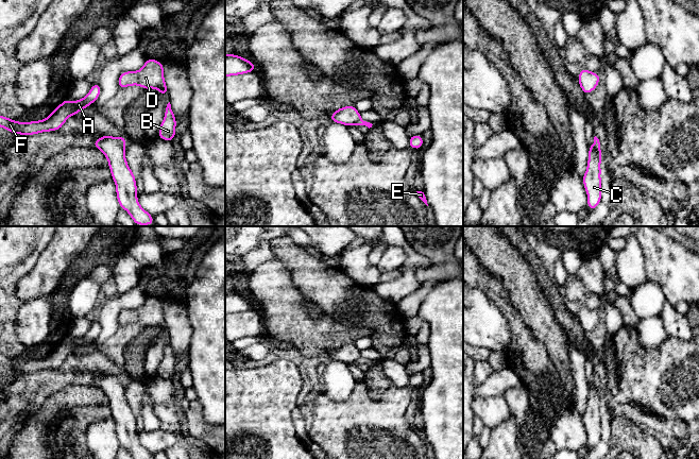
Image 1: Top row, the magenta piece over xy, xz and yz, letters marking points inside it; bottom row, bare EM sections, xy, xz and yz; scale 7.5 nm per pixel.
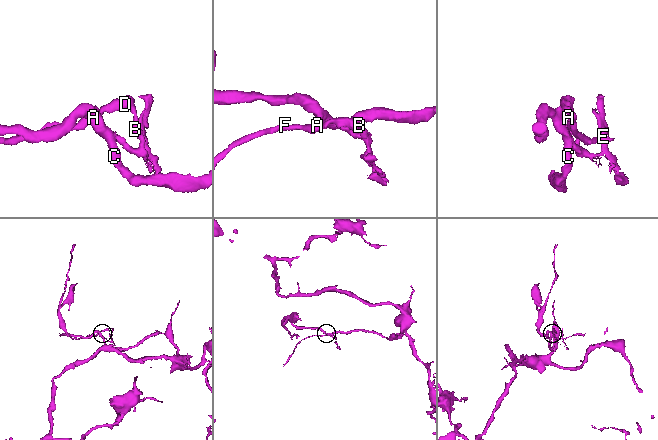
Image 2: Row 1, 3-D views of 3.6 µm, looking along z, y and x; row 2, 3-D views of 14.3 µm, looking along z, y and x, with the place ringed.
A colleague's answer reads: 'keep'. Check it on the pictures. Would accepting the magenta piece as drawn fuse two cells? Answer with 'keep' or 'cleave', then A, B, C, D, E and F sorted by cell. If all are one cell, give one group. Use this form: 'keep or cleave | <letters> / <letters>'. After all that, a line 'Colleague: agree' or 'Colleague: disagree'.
cleave | A B D E F / C
Colleague: disagree

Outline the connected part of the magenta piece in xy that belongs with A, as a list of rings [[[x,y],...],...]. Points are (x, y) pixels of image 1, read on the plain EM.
[[[96,320],[85,336],[70,340],[65,337],[62,342],[54,346],[51,353],[39,359],[18,360],[0,353],[0,366],[8,370],[20,373],[33,373],[41,370],[58,369],[65,359],[72,353],[79,353],[79,350],[91,343],[101,332],[101,325]]]

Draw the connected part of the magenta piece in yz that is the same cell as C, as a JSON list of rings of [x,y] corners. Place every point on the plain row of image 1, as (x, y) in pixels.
[[[593,381],[589,385],[589,397],[586,410],[582,414],[583,423],[587,431],[587,446],[594,448],[601,439],[601,387]]]

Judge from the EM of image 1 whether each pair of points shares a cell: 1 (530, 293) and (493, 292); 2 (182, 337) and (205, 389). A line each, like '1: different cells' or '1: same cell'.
1: different cells
2: different cells

